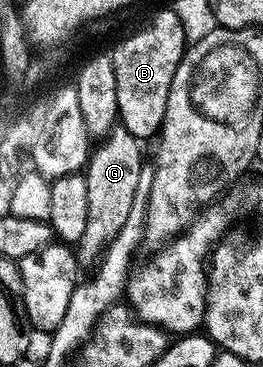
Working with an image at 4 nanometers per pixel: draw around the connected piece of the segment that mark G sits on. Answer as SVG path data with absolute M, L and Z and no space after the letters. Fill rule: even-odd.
M122 127L113 128L110 136L101 142L98 149L93 148L88 158L86 172L86 192L88 196L89 209L86 214L86 232L83 233L82 239L75 242L74 252L76 255L77 266L84 265L95 266L97 262L104 256L104 252L113 239L122 231L122 227L126 224L126 219L130 219L130 207L134 207L134 195L141 192L140 172L144 169L144 153L142 143L134 135L130 135L130 131L126 131Z

